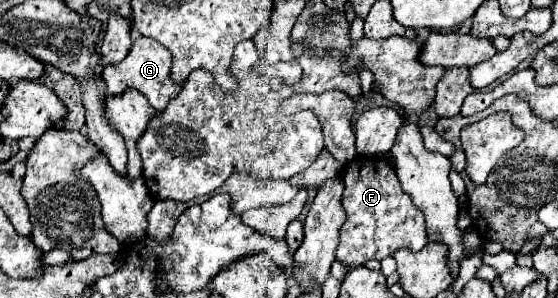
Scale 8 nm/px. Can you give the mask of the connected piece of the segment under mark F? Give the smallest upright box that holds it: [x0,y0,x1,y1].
[336,157,428,267]

